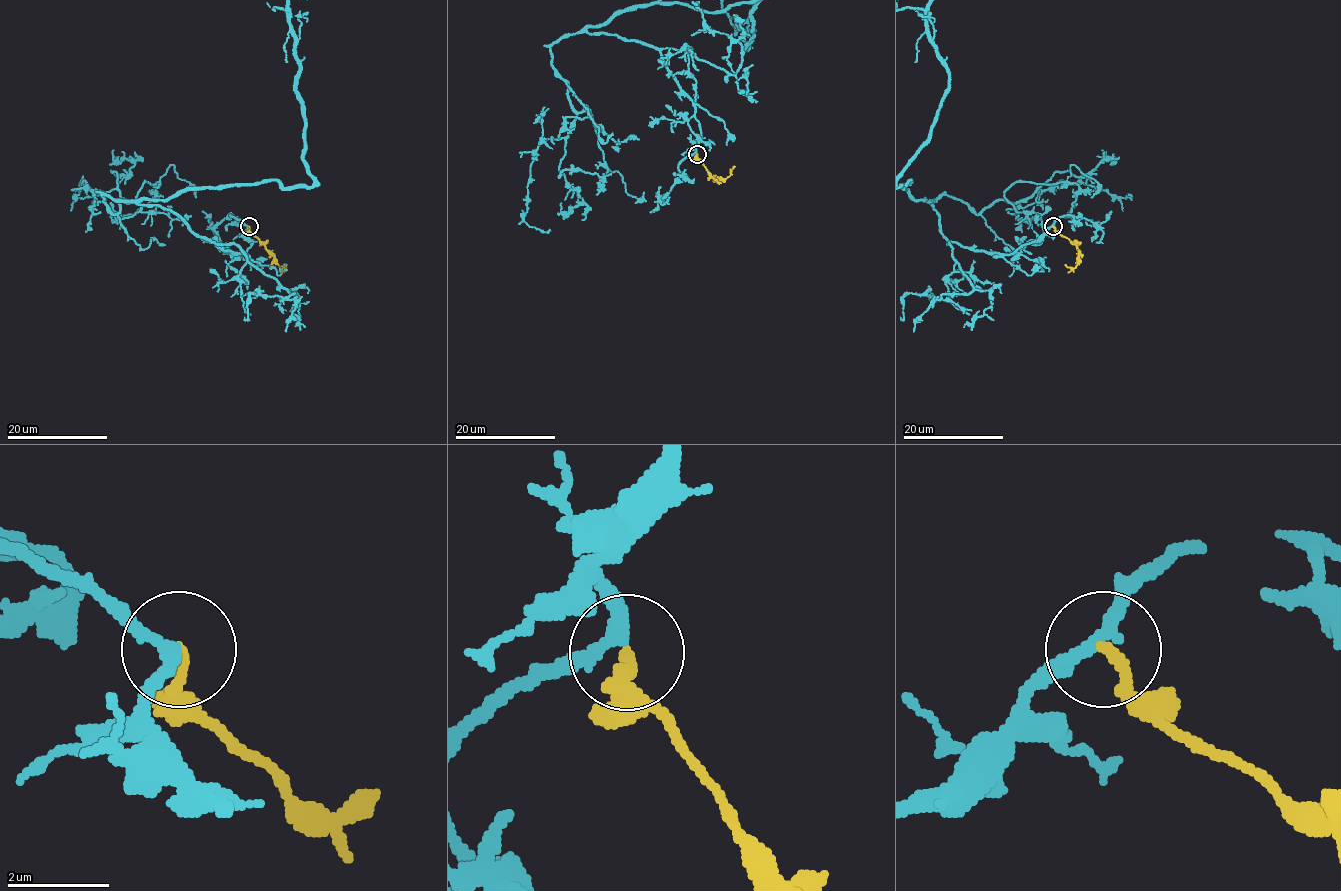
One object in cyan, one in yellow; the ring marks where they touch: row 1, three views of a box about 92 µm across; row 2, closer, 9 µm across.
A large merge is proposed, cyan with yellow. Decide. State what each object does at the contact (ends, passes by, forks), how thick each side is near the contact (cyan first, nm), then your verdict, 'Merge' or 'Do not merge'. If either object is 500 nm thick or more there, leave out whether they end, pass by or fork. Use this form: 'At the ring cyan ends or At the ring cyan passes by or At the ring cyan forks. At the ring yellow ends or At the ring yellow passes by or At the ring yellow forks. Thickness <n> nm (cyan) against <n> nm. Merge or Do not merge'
At the ring cyan passes by. At the ring yellow ends. Thickness 240 nm (cyan) against 260 nm. Merge

